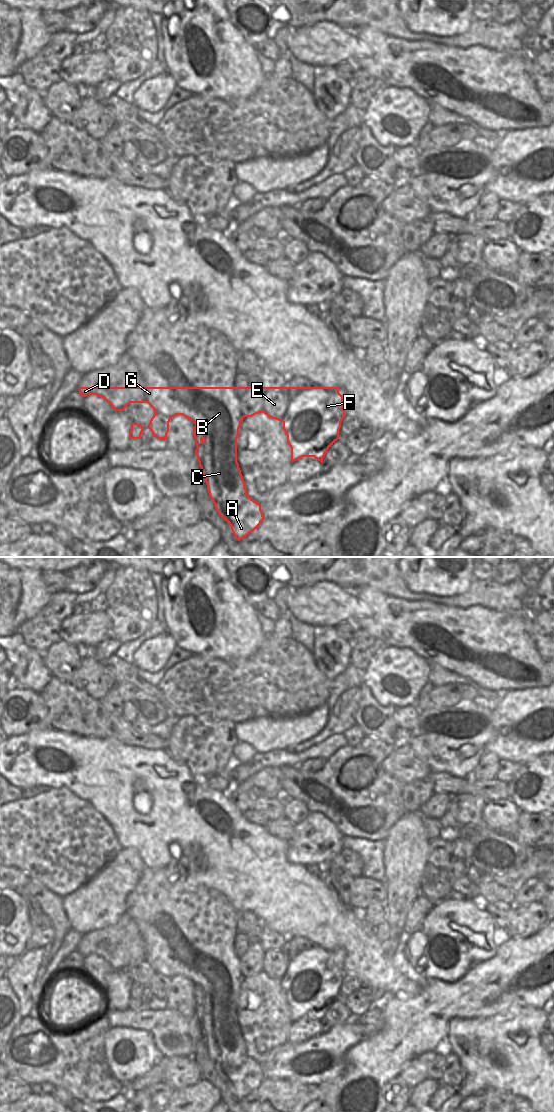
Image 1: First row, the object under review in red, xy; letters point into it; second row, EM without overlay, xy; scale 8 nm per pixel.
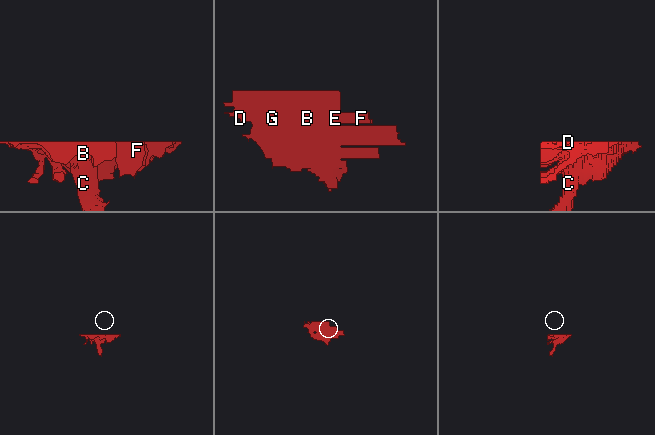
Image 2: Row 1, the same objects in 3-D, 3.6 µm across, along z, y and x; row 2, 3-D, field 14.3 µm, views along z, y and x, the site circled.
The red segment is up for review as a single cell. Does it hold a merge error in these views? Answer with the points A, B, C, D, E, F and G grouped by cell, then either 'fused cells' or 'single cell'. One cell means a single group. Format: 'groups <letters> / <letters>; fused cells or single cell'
groups A B C D E G / F; fused cells

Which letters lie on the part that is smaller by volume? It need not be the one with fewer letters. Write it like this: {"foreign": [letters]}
{"foreign": ["F"]}

